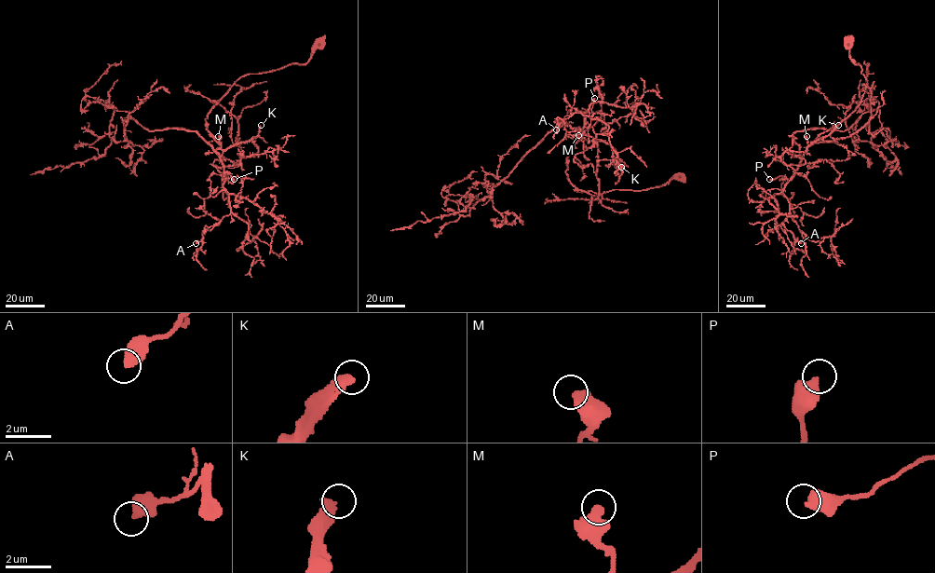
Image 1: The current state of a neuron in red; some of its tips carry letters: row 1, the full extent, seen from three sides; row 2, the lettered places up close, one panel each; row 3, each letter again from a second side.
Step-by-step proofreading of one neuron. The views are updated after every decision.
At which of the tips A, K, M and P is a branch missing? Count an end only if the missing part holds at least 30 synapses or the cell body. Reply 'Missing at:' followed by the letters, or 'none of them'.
Missing at: K

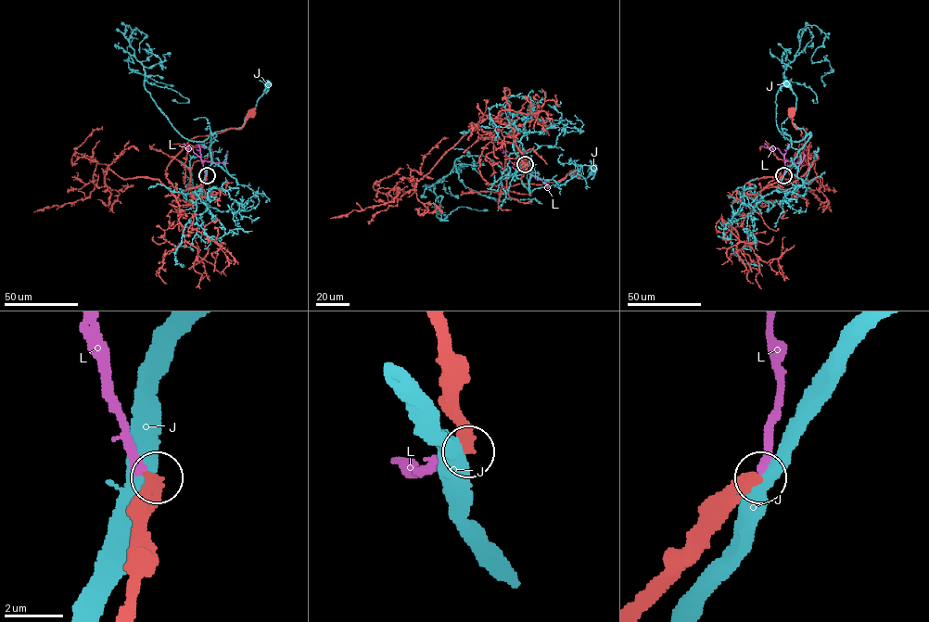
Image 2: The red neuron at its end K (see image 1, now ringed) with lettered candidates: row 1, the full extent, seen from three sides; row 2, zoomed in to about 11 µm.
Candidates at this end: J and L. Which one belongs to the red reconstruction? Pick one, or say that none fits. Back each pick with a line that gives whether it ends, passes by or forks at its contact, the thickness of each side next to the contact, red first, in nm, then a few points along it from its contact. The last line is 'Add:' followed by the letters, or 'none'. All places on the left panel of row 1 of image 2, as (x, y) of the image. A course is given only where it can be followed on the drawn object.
Add: none

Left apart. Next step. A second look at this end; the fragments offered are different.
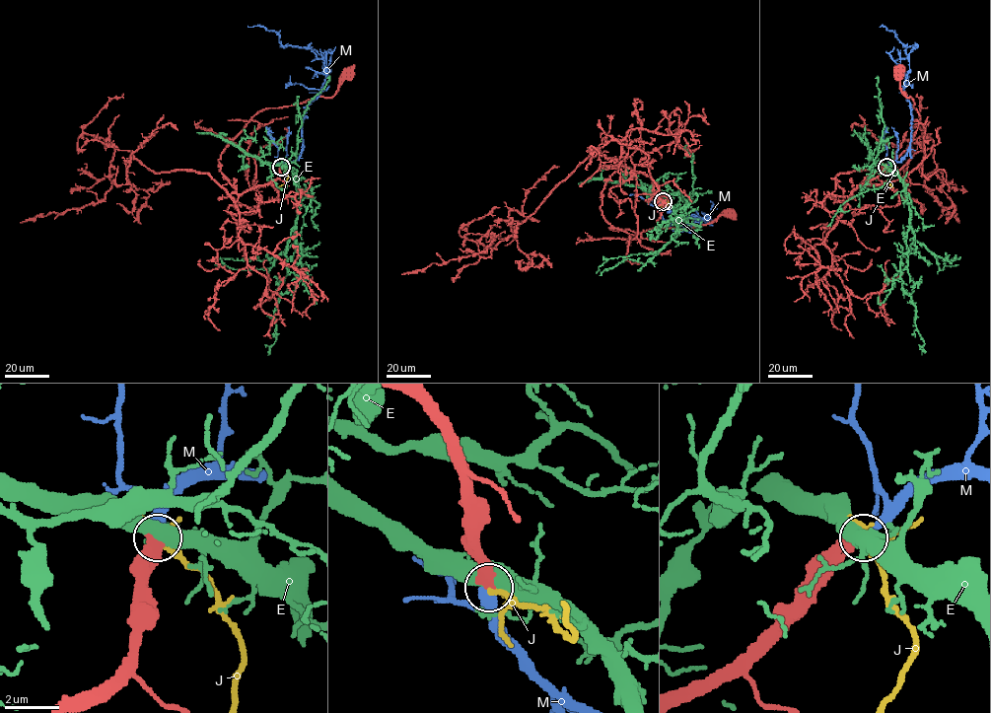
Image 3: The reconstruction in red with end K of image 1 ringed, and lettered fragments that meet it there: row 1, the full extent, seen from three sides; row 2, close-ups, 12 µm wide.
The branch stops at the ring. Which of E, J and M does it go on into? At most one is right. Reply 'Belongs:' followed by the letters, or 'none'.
Belongs: M

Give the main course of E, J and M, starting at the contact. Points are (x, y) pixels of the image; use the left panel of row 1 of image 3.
E: (280, 167), (291, 172), (300, 192), (295, 243), (303, 254), (296, 288), (275, 307), (276, 340), (268, 355)
J: (281, 167), (287, 178), (285, 184), (278, 187)
M: (280, 167), (300, 154), (302, 120), (321, 89), (326, 60), (314, 50), (283, 46), (274, 31), (247, 26)

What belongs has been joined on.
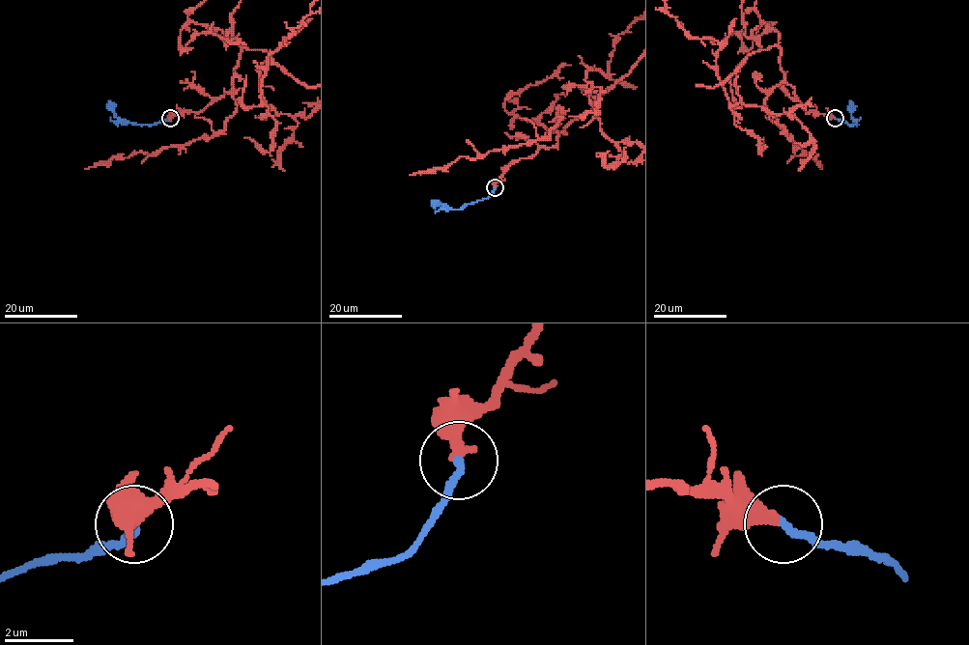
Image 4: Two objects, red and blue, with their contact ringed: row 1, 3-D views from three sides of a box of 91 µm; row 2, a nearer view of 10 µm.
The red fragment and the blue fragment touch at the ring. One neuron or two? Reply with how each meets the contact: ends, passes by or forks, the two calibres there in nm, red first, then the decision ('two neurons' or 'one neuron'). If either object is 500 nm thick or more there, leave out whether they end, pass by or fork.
red ends; blue ends; calibres 440 and 240 nm; one neuron

